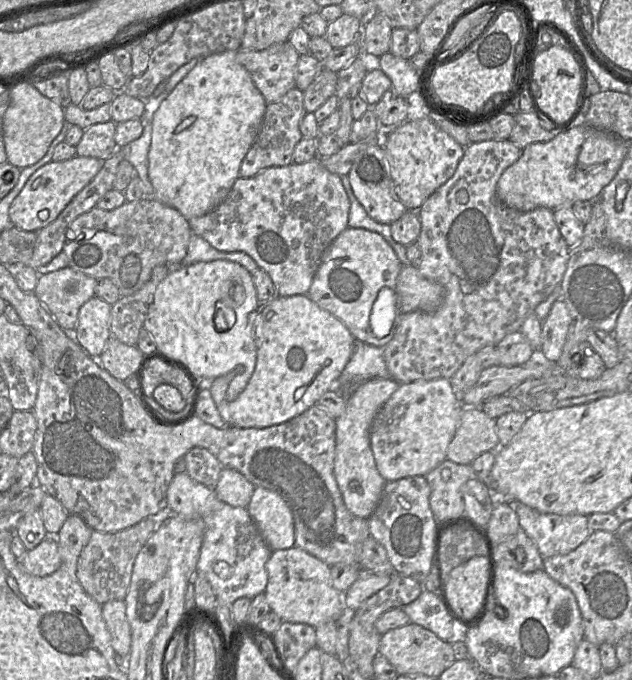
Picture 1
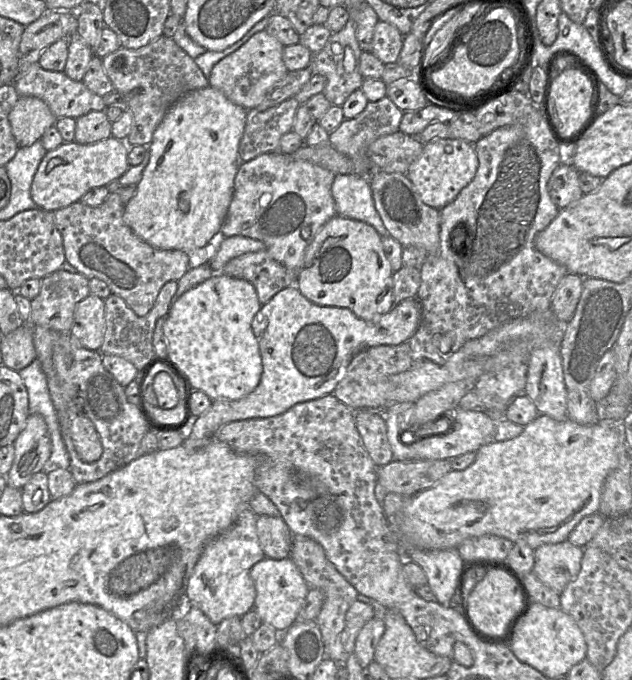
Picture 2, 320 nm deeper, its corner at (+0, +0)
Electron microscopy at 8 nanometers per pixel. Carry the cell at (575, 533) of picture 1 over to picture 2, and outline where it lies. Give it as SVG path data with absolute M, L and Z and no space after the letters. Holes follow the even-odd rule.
M566 540L543 544L534 549L533 572L546 586L559 595L580 572L583 547Z

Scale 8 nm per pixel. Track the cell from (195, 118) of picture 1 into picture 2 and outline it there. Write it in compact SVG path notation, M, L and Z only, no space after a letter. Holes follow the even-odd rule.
M211 86L185 94L168 110L162 122L156 128L149 144L150 160L136 186L136 193L124 209L123 220L137 237L157 249L182 250L187 253L202 248L209 243L210 239L221 230L232 201L234 181L241 165L239 145L244 133L246 119L247 110L245 108L234 104L222 92Z

